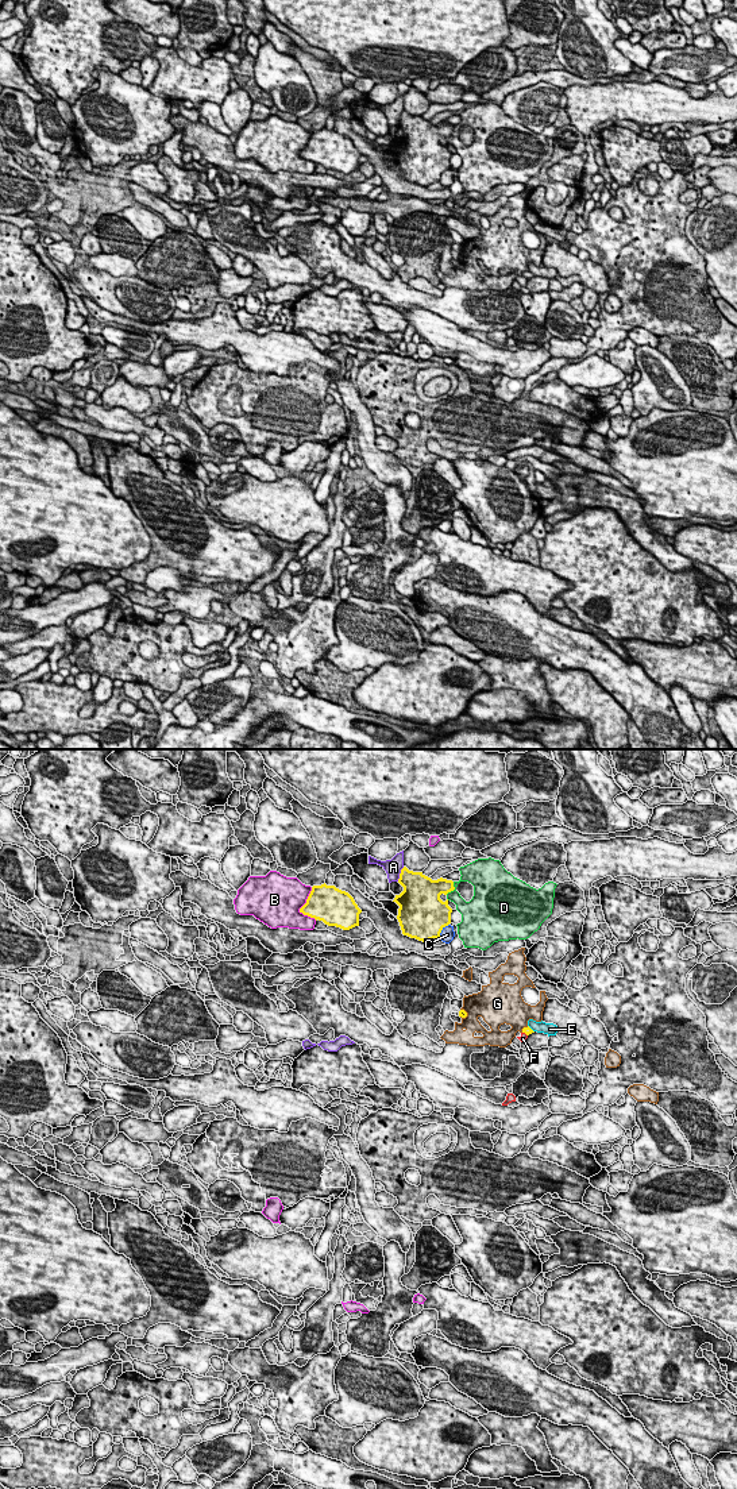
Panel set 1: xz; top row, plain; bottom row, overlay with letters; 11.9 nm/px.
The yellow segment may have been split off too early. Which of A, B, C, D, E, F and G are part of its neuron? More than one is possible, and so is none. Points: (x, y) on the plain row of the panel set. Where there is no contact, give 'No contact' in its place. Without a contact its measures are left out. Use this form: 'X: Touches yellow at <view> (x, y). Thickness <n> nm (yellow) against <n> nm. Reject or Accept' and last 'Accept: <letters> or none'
A: Touches yellow at xz (400, 118). Thickness 320 nm (yellow) against 200 nm. Reject
B: Touches yellow at xz (301, 151). Thickness 380 nm (yellow) against 480 nm. Reject
C: Touches yellow at xz (442, 173). Thickness 500 nm (yellow) against 170 nm. Reject
D: Touches yellow at xz (452, 134). Thickness 240 nm (yellow) against 160 nm. Reject
E: Touches yellow at xz (531, 273). Thickness 90 nm (yellow) against 140 nm. Reject
F: Touches yellow at xz (525, 277). Thickness 90 nm (yellow) against 90 nm. Reject
G: Touches yellow at xz (466, 257). Thickness 90 nm (yellow) against 300 nm. Reject
Accept: none

